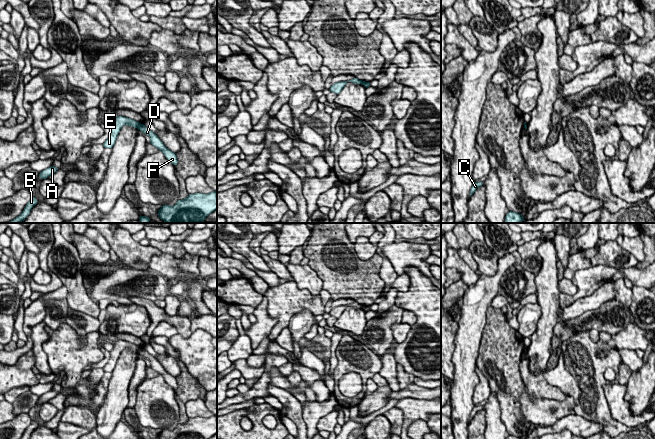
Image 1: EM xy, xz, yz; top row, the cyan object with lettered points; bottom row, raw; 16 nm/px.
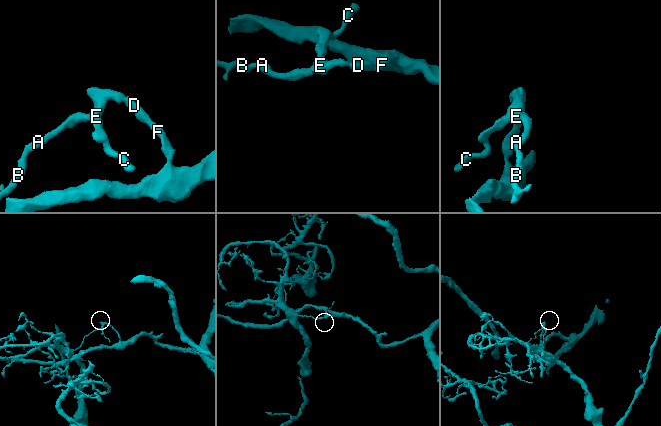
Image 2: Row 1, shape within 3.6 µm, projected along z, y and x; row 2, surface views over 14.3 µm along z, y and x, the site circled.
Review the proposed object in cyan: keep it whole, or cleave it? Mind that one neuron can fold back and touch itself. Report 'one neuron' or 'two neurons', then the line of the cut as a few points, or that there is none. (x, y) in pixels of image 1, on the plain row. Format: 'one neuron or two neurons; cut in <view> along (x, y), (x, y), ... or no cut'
two neurons; cut in xy along (139, 347), (137, 351)

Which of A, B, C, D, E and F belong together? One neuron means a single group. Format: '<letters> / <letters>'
A B C E / D F

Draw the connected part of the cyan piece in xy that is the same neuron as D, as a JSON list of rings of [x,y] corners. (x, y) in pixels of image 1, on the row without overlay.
[[[139,348],[138,354],[143,356],[144,358],[148,359],[150,361],[150,367],[157,371],[160,375],[163,376],[165,381],[174,389],[176,390],[178,388],[176,377],[170,375],[166,372],[166,370],[163,368],[163,366],[158,362],[158,360],[153,357],[151,354],[149,354],[144,348]]]

